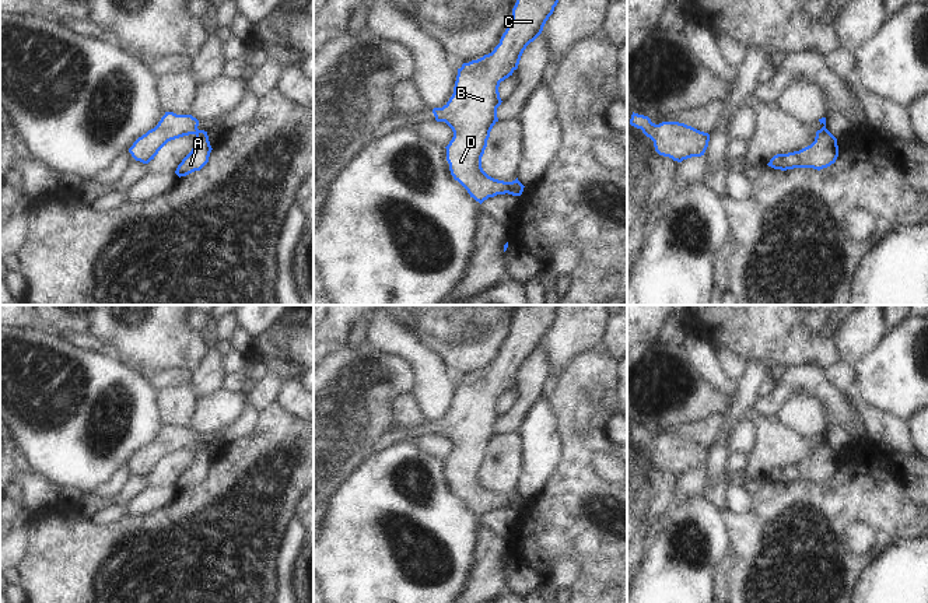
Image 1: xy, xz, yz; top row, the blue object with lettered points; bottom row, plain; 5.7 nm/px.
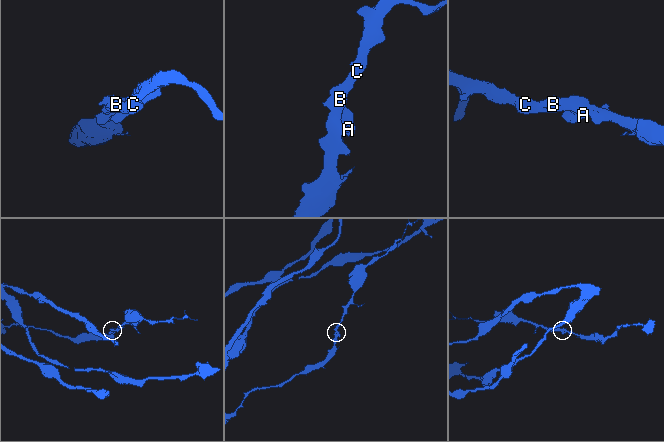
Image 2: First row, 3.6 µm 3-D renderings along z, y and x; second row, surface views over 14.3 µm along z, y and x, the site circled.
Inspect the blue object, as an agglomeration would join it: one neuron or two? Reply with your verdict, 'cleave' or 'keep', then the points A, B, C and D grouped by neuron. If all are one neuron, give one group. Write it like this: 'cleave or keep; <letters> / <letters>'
cleave; A / B C D

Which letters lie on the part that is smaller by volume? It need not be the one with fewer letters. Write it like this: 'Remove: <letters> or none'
Remove: A

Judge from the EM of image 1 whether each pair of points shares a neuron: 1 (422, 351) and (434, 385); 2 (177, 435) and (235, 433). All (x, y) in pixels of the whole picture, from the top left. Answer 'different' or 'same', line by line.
1: same
2: same

